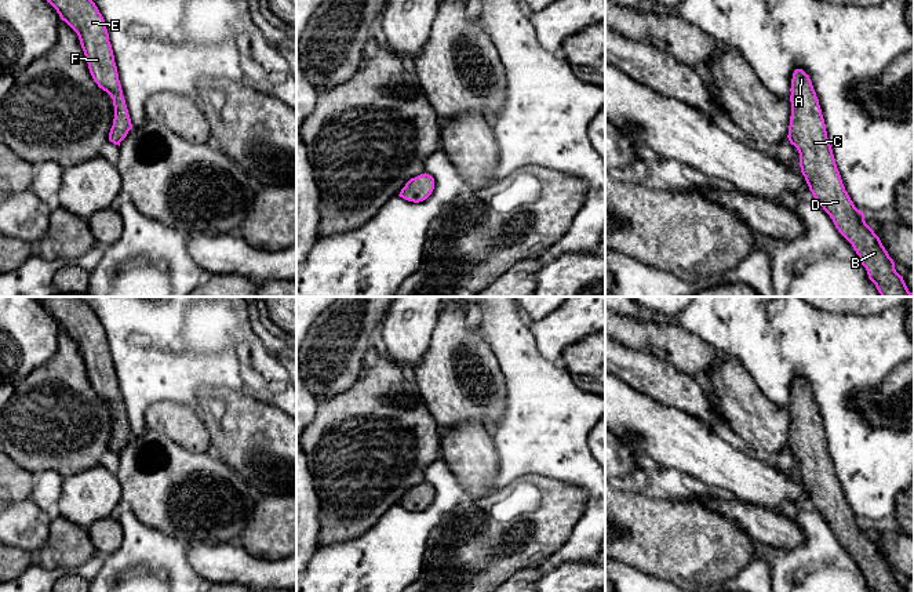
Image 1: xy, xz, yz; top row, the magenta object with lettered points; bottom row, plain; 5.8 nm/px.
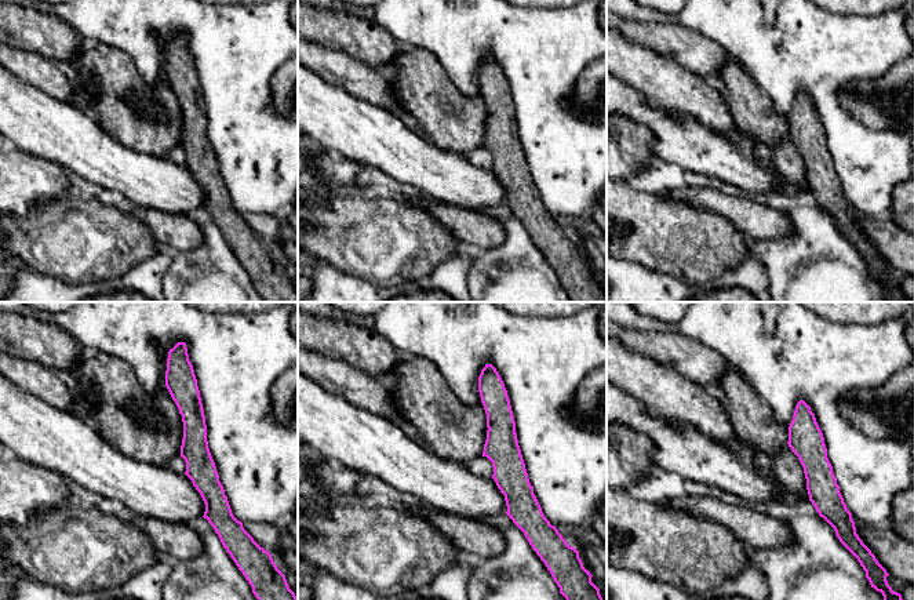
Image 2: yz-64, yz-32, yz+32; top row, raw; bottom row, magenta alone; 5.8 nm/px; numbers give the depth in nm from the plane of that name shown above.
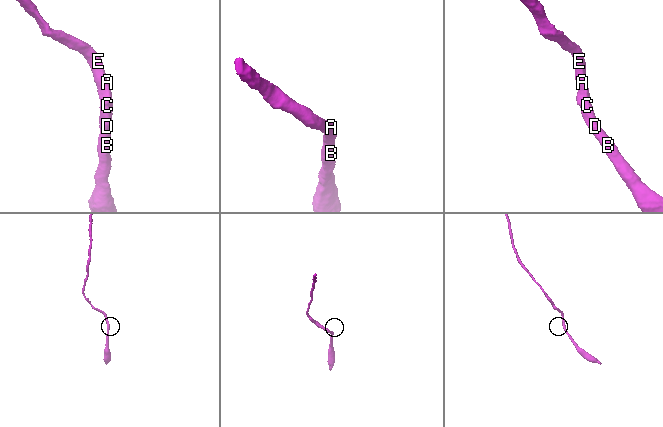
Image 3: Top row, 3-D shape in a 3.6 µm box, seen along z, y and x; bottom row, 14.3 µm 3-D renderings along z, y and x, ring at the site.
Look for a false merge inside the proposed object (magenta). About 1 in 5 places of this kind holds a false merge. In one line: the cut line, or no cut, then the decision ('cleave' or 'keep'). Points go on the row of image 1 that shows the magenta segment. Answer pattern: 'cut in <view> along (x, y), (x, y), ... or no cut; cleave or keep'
no cut; keep

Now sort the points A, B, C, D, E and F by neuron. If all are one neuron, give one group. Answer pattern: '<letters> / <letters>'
A B C D E F

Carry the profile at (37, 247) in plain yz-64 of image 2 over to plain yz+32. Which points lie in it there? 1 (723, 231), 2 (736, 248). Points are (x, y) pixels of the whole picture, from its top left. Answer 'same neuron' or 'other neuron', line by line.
1: same neuron
2: same neuron

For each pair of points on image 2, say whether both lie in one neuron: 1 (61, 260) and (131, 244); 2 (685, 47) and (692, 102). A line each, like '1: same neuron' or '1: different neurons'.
1: same neuron
2: different neurons

